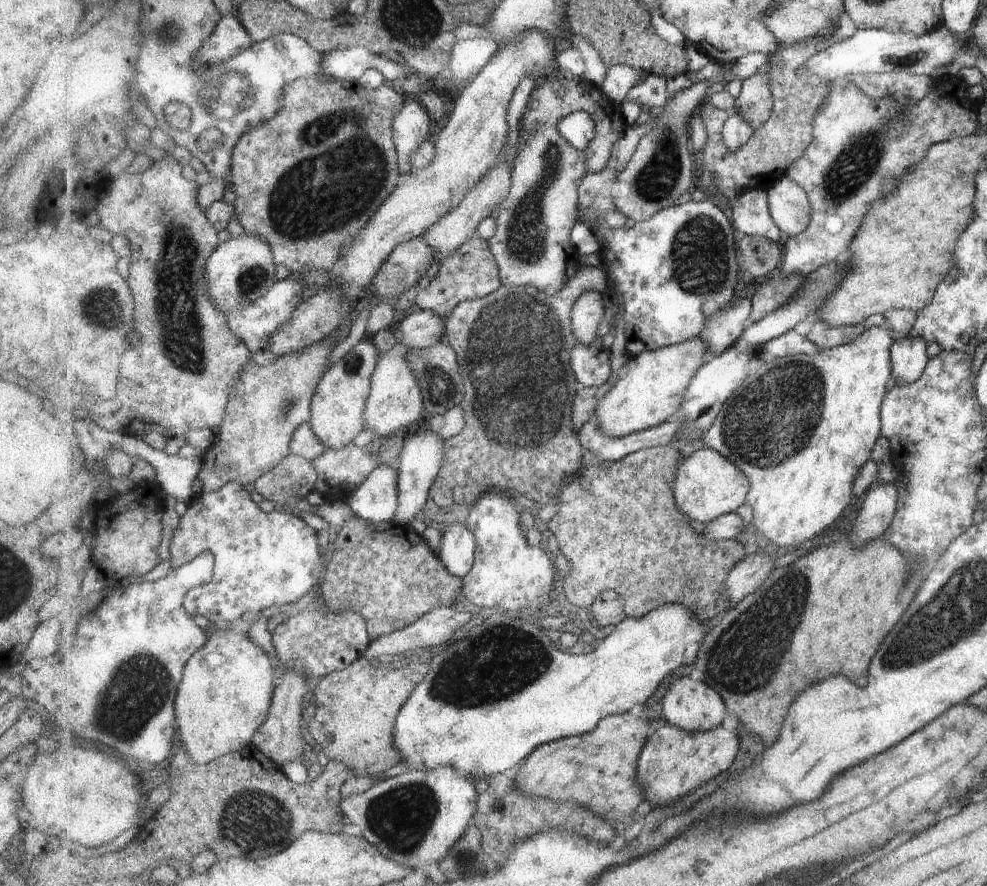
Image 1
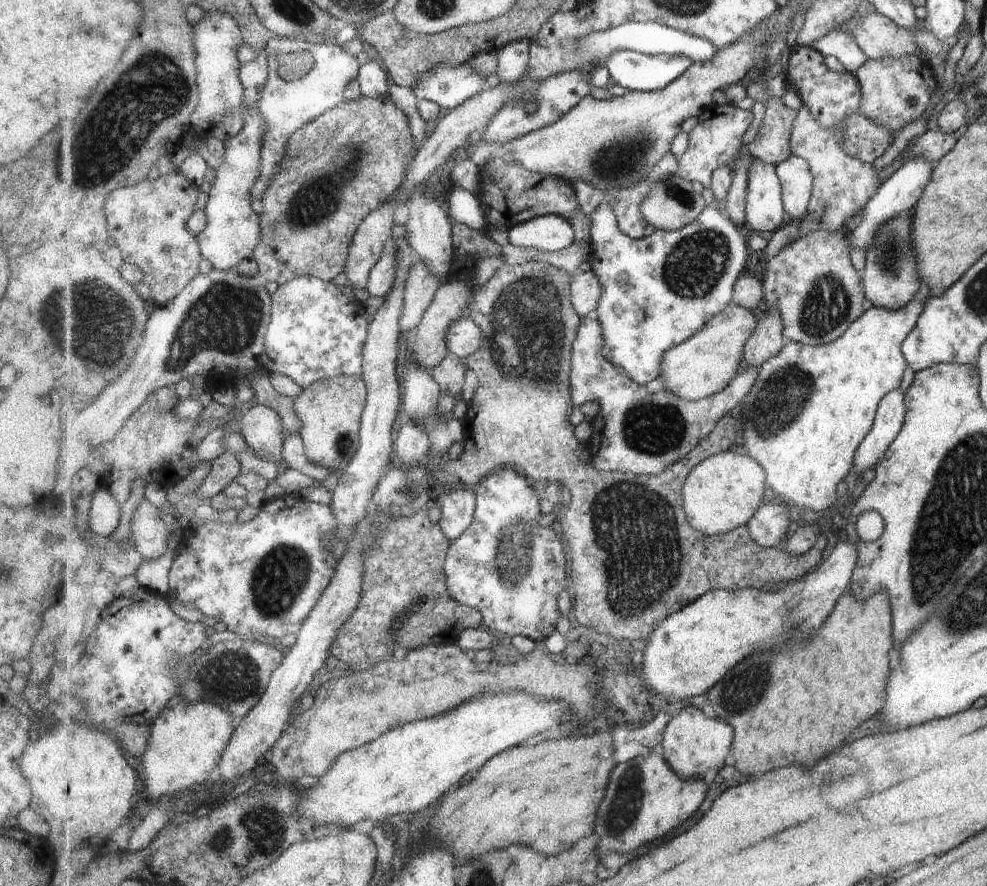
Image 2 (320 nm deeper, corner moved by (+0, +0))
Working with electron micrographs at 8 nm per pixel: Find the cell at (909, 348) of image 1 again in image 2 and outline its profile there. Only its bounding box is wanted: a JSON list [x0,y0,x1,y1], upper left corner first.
[853,388,904,478]

